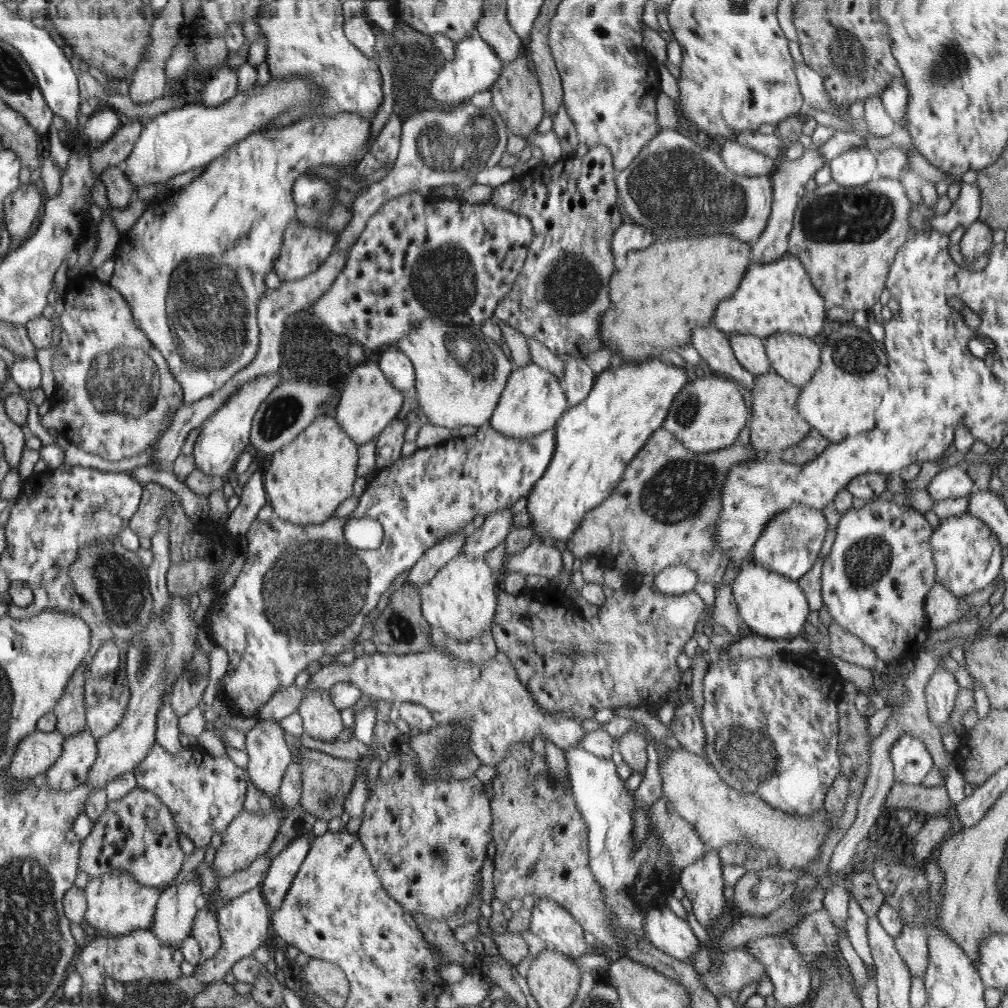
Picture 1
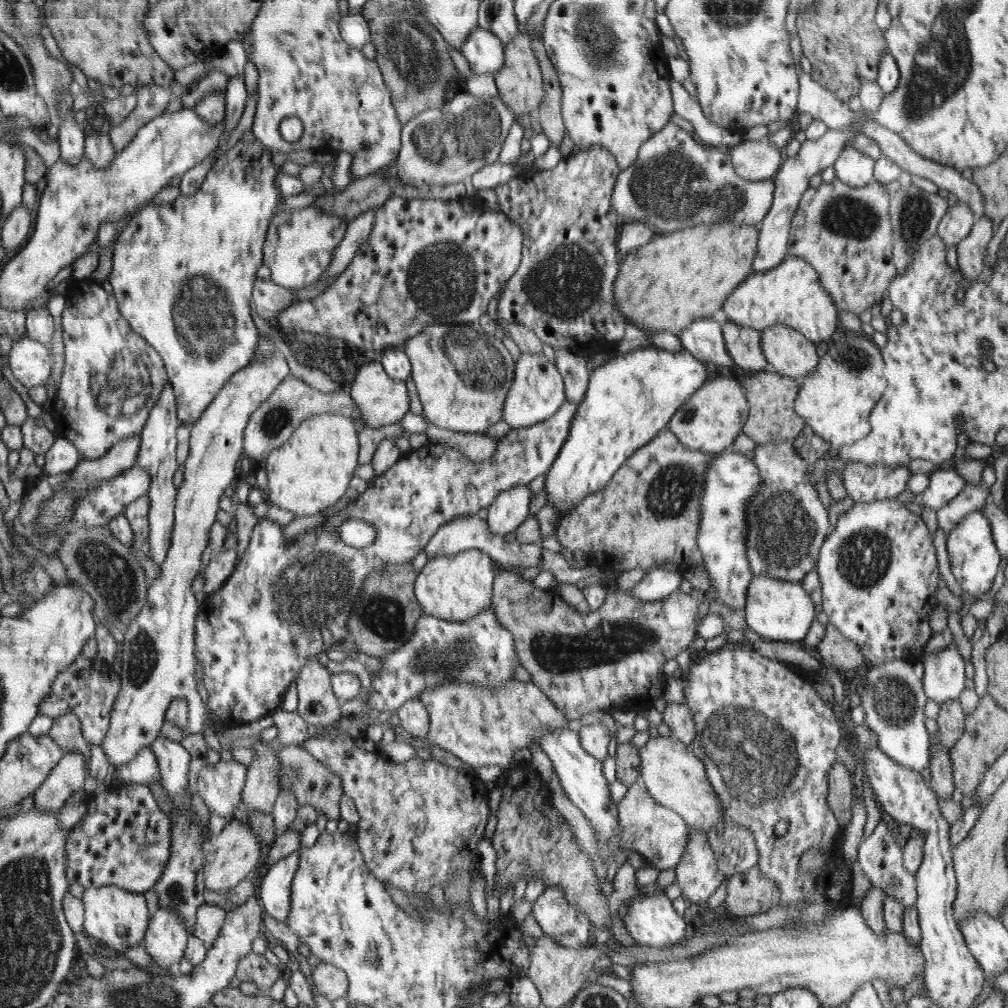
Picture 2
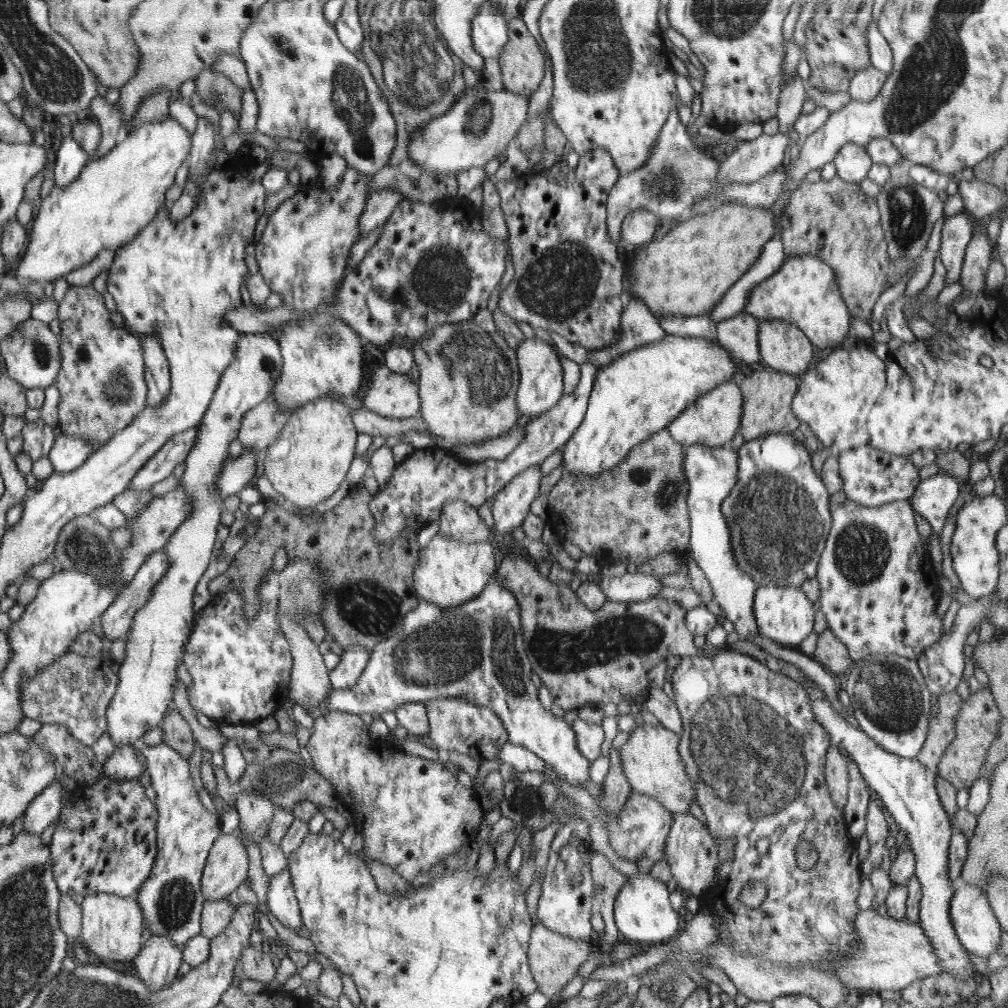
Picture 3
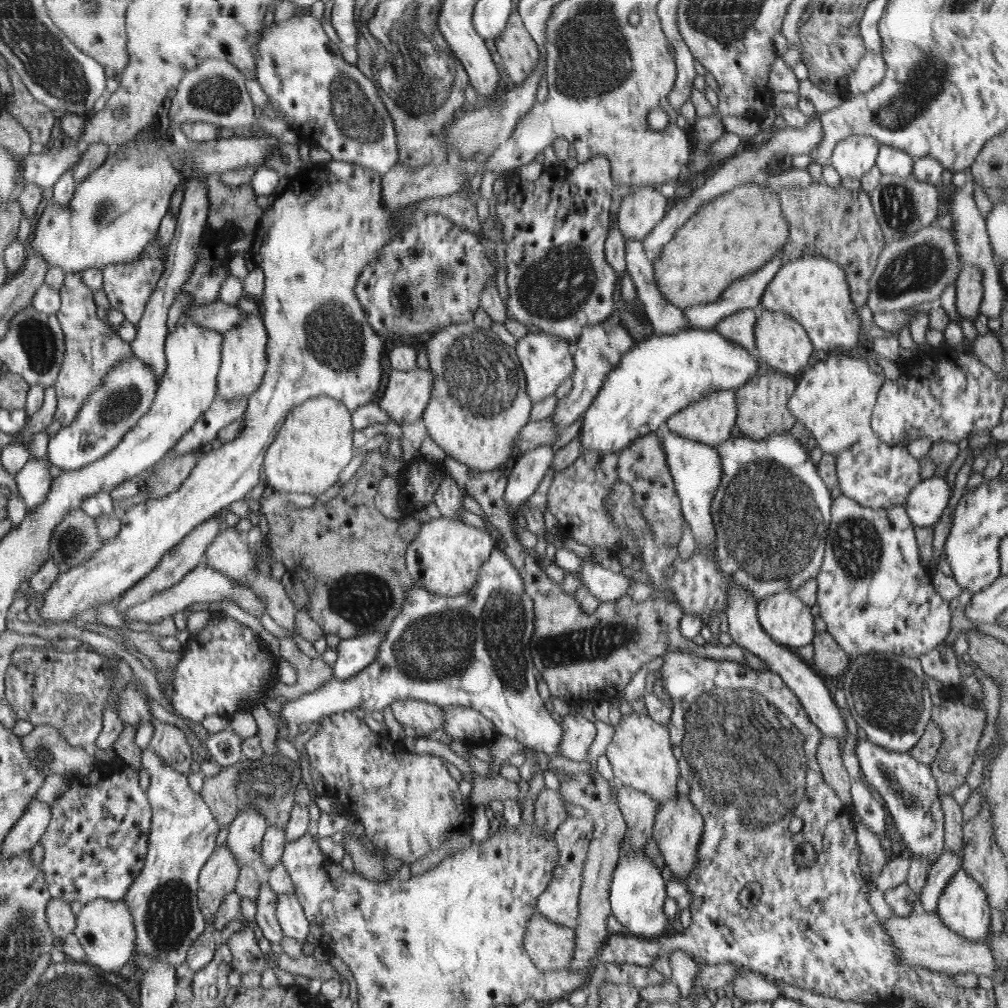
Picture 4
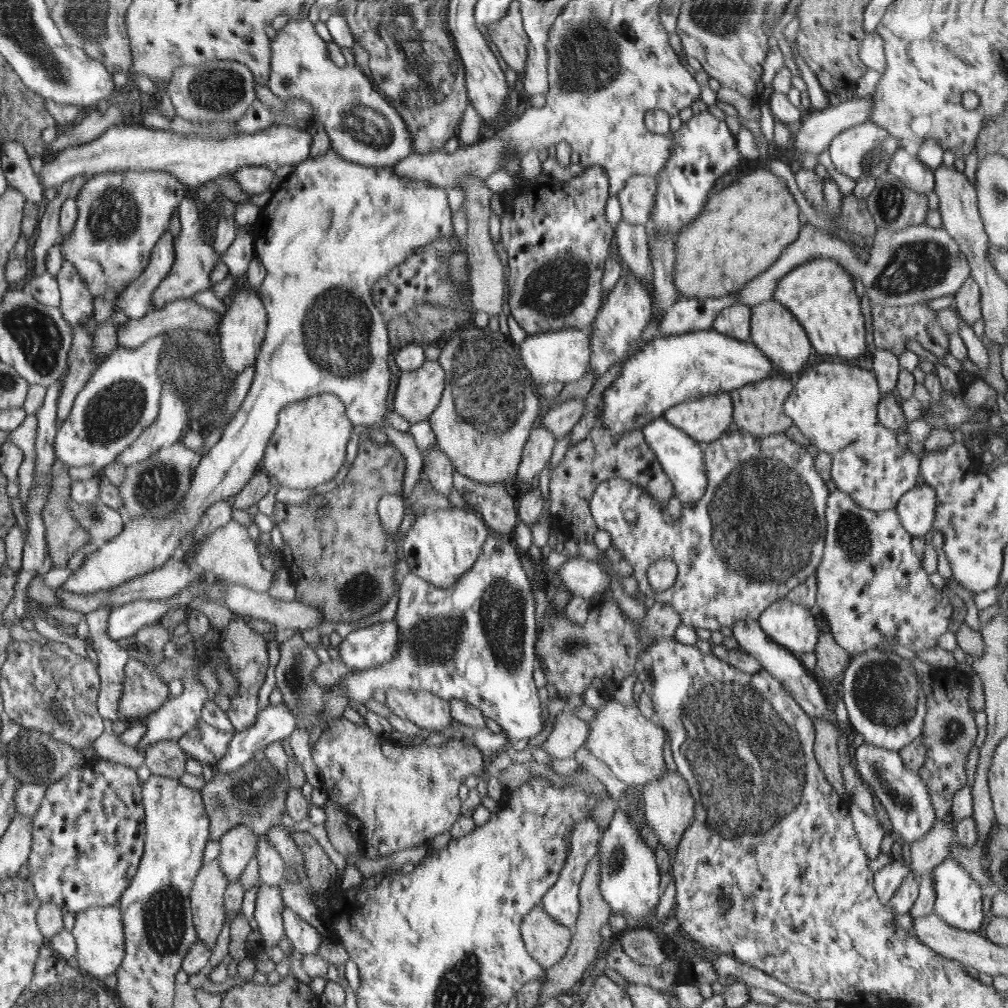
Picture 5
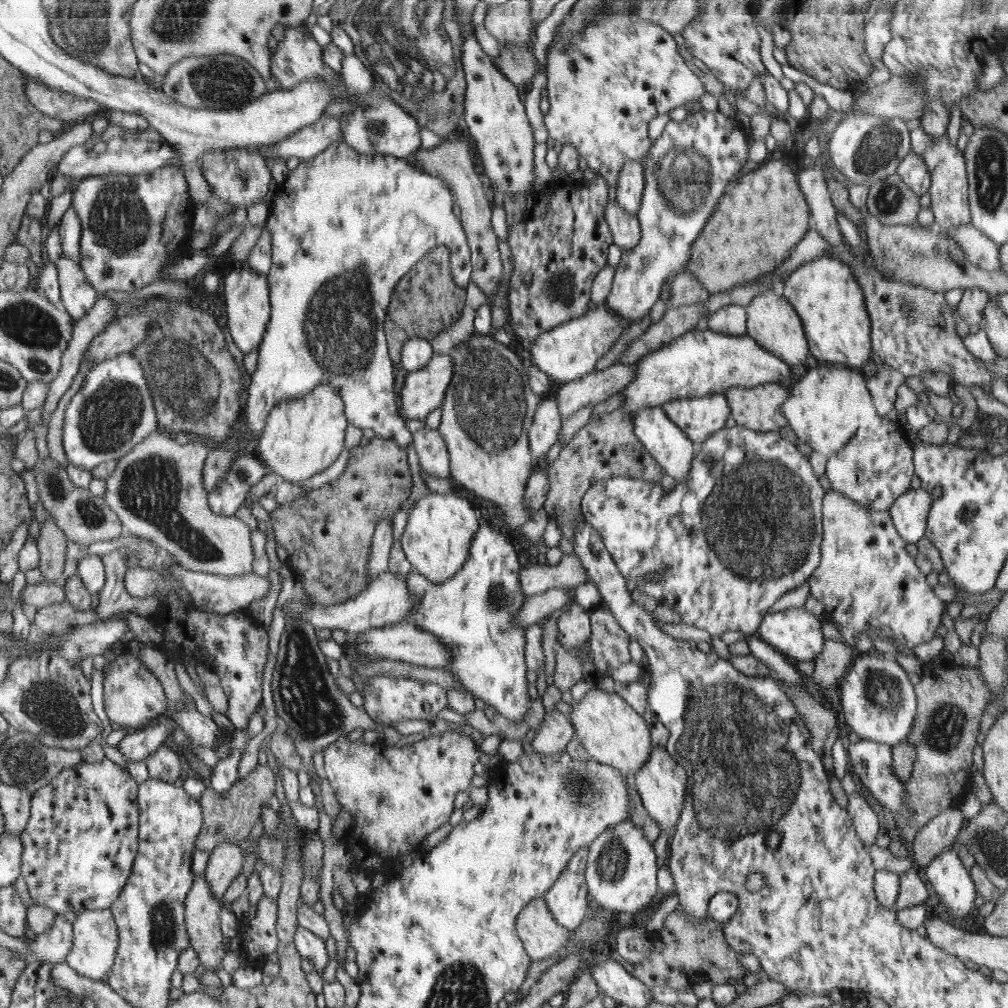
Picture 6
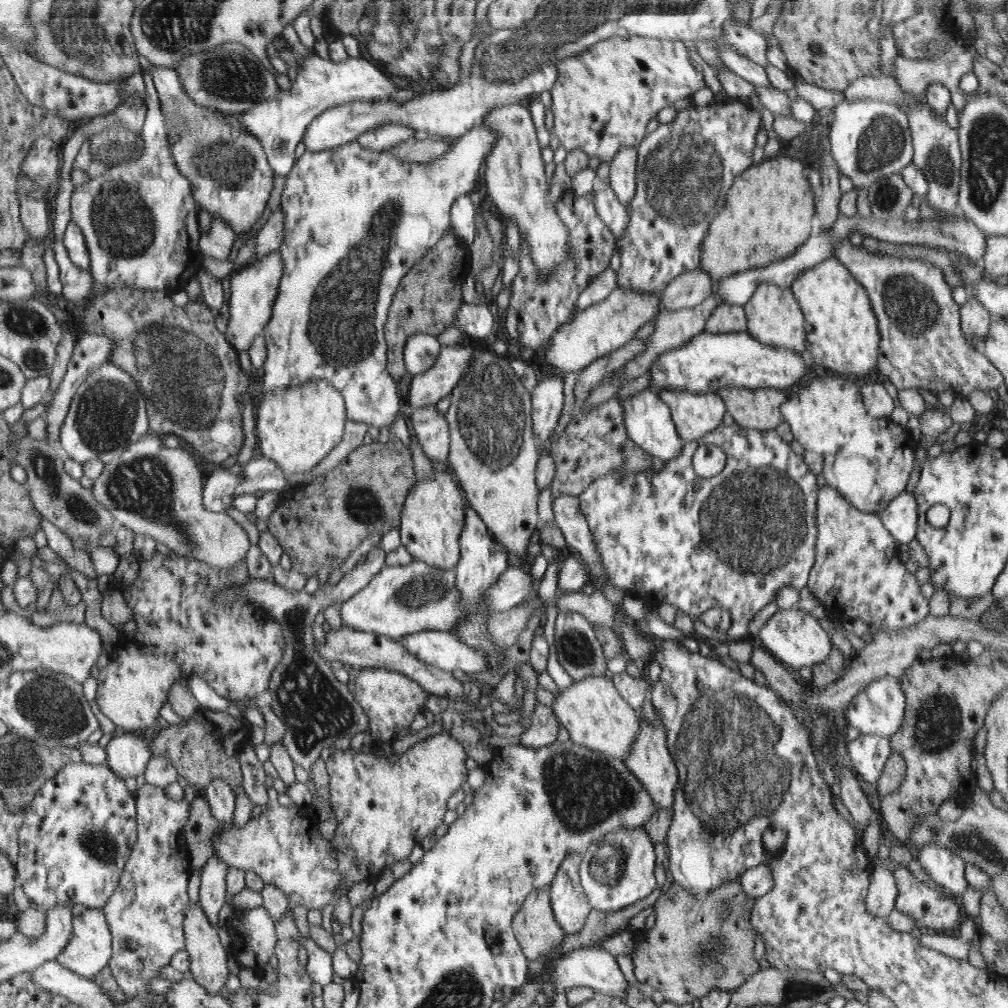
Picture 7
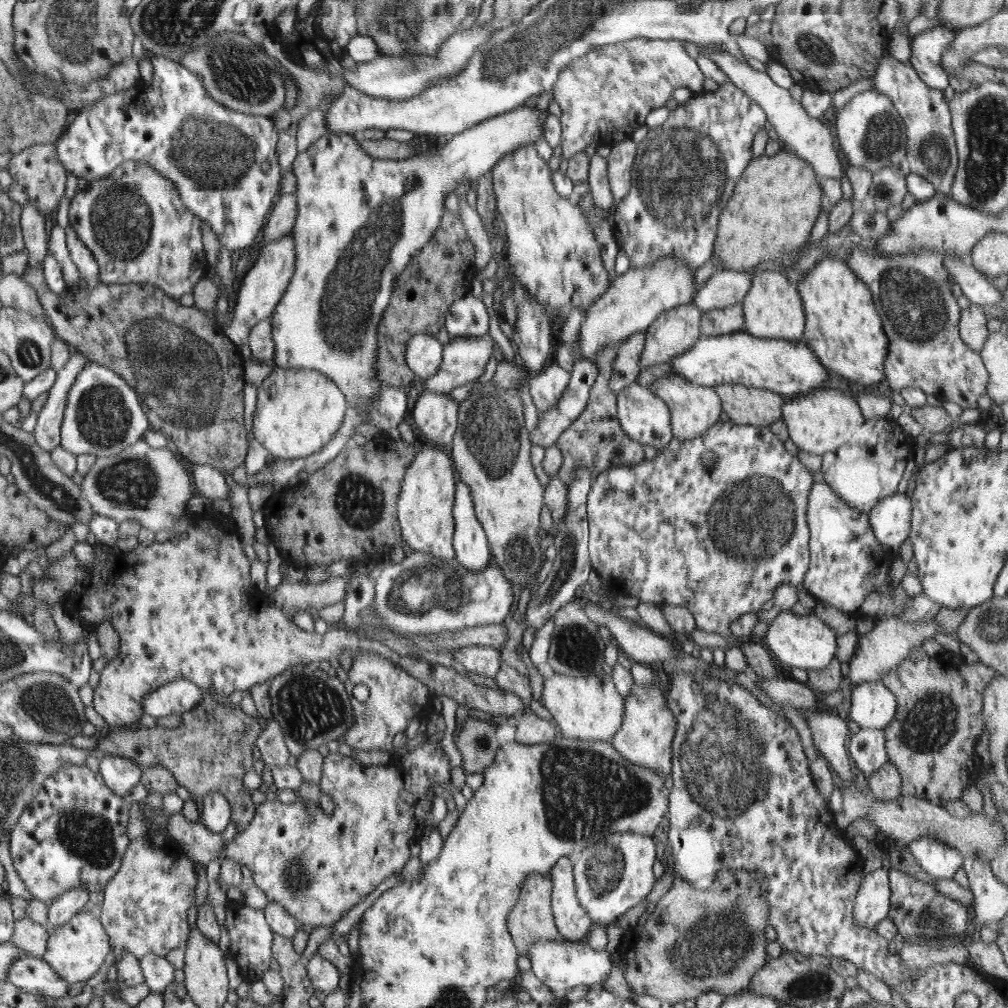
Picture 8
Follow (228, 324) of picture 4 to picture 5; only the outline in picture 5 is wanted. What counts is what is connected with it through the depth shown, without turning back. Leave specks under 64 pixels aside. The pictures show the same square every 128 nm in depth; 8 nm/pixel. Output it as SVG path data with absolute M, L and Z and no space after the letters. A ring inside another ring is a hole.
M193 298L178 299L165 304L162 308L150 309L142 318L129 319L123 327L118 326L118 345L129 349L137 349L148 339L165 331L171 332L178 328L203 329L206 332L218 331L222 319L221 315L212 308L198 305Z

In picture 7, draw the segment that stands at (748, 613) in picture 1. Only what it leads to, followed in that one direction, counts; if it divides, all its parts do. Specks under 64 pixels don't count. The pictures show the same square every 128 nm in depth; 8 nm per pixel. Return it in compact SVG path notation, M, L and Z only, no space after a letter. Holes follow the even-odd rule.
M799 608L776 611L759 630L759 637L768 652L794 669L799 669L801 666L811 667L826 660L833 647L830 636L818 623L818 619Z

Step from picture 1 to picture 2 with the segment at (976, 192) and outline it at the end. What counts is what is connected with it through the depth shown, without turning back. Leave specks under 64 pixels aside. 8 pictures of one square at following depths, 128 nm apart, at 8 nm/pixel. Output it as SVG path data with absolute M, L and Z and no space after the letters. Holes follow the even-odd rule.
M959 201L957 205L949 207L946 211L946 214L939 222L936 234L943 240L946 248L950 244L957 245L968 236L975 222L976 216L969 207L969 204Z

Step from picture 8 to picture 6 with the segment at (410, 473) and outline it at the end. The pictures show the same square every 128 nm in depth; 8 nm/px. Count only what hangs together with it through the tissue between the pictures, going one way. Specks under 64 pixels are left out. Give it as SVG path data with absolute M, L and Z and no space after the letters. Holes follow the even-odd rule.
M457 489L448 495L430 492L426 498L418 500L412 511L408 513L406 528L400 542L413 570L425 576L428 582L443 583L450 580L467 562L472 540L475 539L479 528L480 522L478 522L476 510L466 502L466 499L458 498Z

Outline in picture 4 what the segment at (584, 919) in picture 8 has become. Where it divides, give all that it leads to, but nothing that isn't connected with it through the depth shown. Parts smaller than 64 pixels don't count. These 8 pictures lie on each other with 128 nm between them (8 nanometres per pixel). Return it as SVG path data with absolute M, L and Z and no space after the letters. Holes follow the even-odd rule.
M590 816L569 817L560 824L553 834L553 840L560 852L555 864L554 878L550 886L538 898L537 912L546 916L554 924L575 929L579 926L579 894L583 884L583 868L586 864L588 849L593 837L594 823Z

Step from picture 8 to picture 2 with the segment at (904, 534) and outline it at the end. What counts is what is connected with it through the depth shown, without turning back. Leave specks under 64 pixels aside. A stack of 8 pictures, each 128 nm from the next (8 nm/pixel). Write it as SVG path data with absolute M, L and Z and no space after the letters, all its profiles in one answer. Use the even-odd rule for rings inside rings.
M939 468L929 478L929 486L918 499L926 508L934 510L944 507L944 504L956 498L968 485L955 468L950 470Z

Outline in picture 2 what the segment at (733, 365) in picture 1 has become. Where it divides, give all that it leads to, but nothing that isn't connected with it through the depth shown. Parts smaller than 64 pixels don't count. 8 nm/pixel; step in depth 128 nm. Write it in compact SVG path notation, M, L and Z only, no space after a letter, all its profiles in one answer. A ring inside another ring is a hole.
M713 317L696 319L678 336L683 347L699 360L718 366L735 364L728 354L722 326Z

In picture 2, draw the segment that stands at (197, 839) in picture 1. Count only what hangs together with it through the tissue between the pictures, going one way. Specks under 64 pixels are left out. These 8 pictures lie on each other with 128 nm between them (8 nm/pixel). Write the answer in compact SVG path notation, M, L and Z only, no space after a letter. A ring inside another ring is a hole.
M144 747L130 763L114 766L114 770L119 774L122 784L161 784L159 764L150 747ZM192 756L192 780L188 780L186 784L186 802L189 802L188 797L192 793L197 793L203 798L210 814L230 820L234 818L234 810L242 804L248 765L244 761L231 759L230 762L218 761L212 767L216 770L211 784L206 780L209 773L206 760Z

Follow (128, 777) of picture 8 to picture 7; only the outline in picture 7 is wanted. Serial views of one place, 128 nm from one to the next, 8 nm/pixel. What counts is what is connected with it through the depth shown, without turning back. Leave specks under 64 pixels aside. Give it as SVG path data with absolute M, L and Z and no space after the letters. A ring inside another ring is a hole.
M118 732L116 737L106 746L106 764L121 778L136 778L146 771L147 763L153 756L149 749L148 741L142 740L140 736L134 736L132 732Z

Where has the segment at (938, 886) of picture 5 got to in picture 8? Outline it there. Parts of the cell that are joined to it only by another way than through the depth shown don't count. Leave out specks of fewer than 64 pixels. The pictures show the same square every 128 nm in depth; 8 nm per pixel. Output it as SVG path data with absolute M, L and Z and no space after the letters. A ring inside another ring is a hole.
M921 836L908 846L917 863L934 879L953 878L966 859L956 848L929 836Z

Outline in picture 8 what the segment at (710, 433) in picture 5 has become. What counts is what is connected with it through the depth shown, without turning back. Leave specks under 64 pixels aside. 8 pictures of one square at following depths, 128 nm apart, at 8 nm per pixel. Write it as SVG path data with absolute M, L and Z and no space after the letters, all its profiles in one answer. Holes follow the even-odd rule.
M677 373L660 377L648 387L671 409L671 428L674 430L674 438L678 440L692 440L702 435L704 431L718 423L718 418L722 414L719 393L714 387L692 384Z

